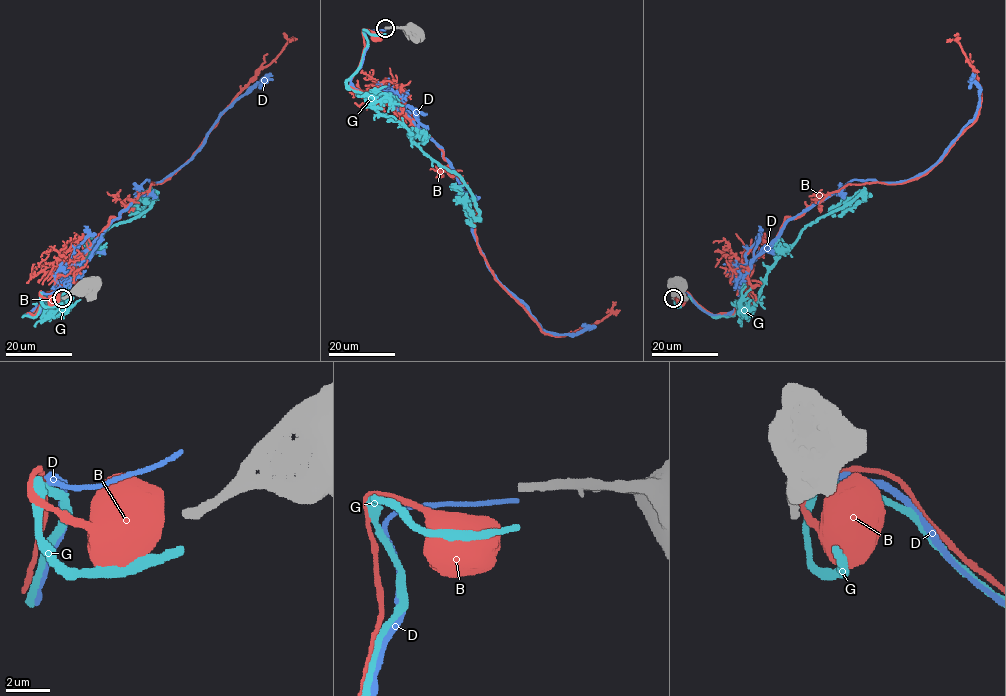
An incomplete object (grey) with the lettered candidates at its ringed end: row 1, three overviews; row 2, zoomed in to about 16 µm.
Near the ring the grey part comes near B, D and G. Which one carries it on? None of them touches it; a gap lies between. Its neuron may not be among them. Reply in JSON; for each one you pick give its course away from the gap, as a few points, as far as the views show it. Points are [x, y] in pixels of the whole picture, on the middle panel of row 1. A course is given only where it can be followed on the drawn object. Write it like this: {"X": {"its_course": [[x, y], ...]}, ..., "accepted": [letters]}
{"G": {"its_course": [[385, 33], [364, 29], [366, 49], [346, 84], [460, 178], [476, 217], [466, 211], [457, 187], [462, 190]]}, "accepted": ["G"]}

